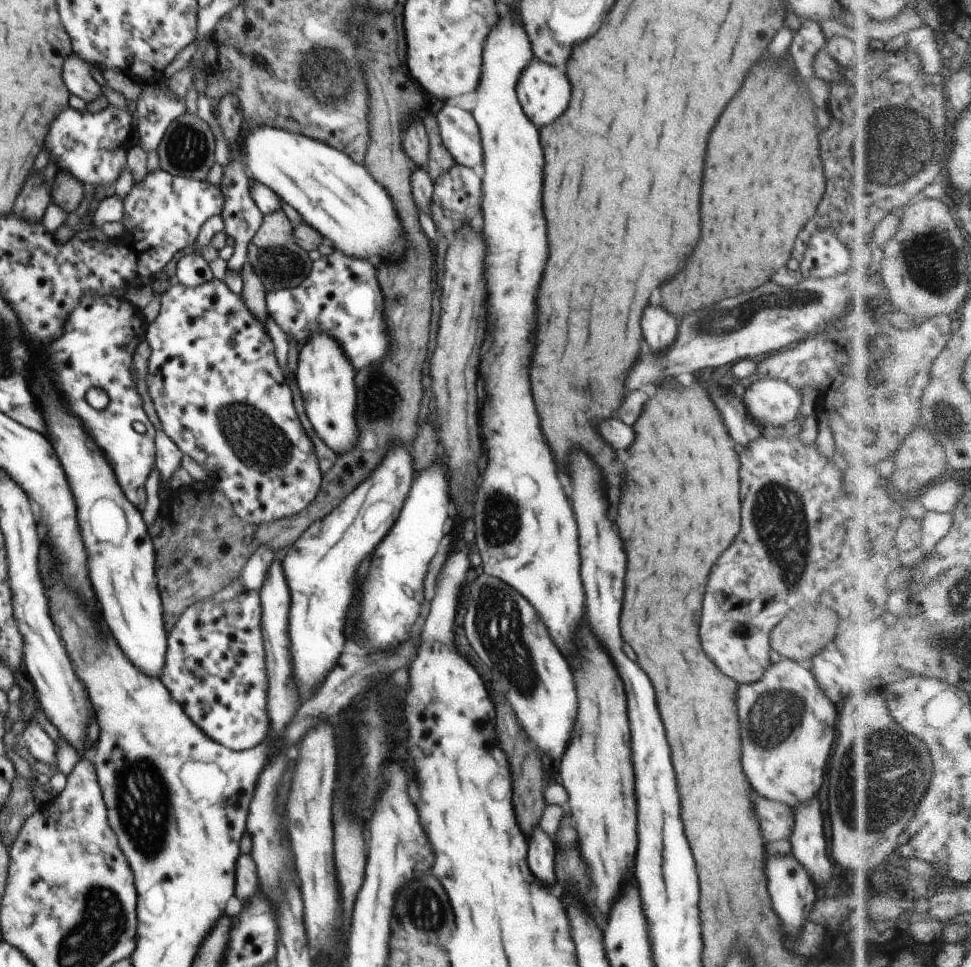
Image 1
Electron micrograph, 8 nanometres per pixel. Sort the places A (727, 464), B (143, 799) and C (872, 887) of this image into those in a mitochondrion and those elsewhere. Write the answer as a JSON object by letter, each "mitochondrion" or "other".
{"A":"other","B":"mitochondrion","C":"other"}

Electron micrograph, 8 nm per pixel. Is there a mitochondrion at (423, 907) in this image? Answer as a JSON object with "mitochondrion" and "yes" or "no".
{"mitochondrion":"yes"}

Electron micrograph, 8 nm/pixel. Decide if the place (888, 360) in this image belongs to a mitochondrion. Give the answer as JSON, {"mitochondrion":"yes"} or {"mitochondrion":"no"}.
{"mitochondrion":"no"}

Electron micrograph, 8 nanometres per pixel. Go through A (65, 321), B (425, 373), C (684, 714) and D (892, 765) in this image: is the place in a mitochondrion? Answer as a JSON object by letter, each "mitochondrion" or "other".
{"A":"other","B":"other","C":"other","D":"mitochondrion"}

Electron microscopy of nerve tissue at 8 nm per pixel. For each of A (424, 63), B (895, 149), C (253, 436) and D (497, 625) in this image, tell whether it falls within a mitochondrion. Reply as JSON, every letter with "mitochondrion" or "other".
{"A":"other","B":"mitochondrion","C":"mitochondrion","D":"mitochondrion"}

